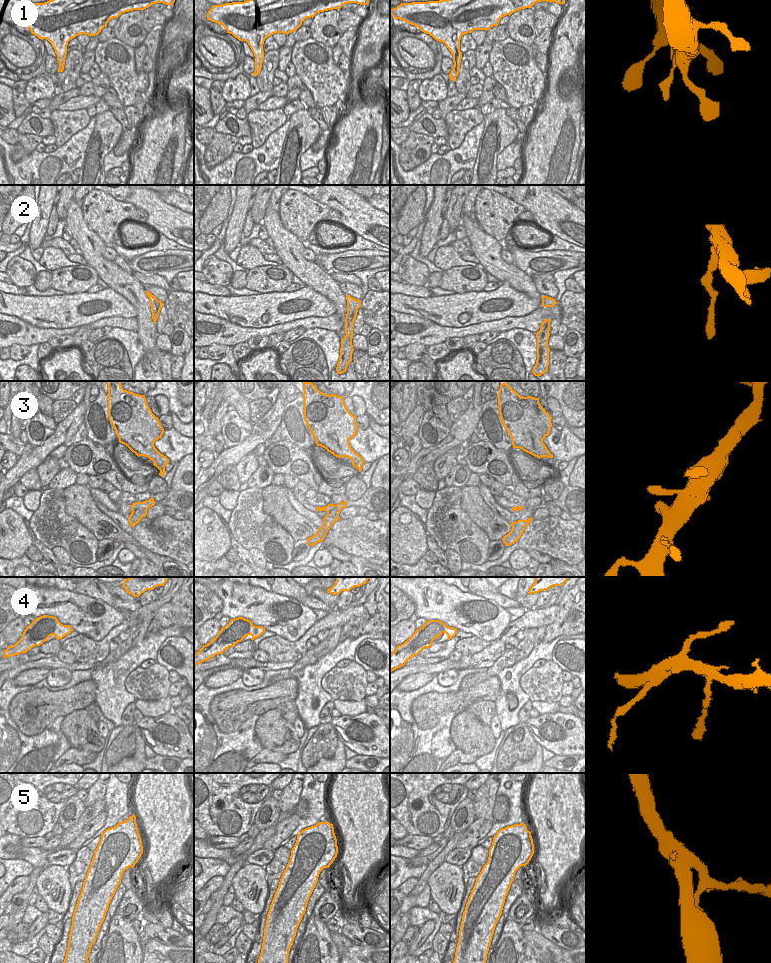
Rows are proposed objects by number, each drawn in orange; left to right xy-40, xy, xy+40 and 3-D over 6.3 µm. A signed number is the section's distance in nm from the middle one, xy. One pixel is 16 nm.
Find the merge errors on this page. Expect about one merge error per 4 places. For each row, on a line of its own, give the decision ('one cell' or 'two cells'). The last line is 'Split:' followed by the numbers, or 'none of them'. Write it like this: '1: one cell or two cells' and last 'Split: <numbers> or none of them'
1: one cell
2: one cell
3: one cell
4: two cells
5: one cell
Split: 4

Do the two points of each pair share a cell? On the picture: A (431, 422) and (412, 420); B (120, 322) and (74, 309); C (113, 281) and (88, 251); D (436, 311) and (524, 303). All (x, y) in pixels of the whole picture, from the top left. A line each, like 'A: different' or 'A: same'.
A: different
B: different
C: same
D: same

